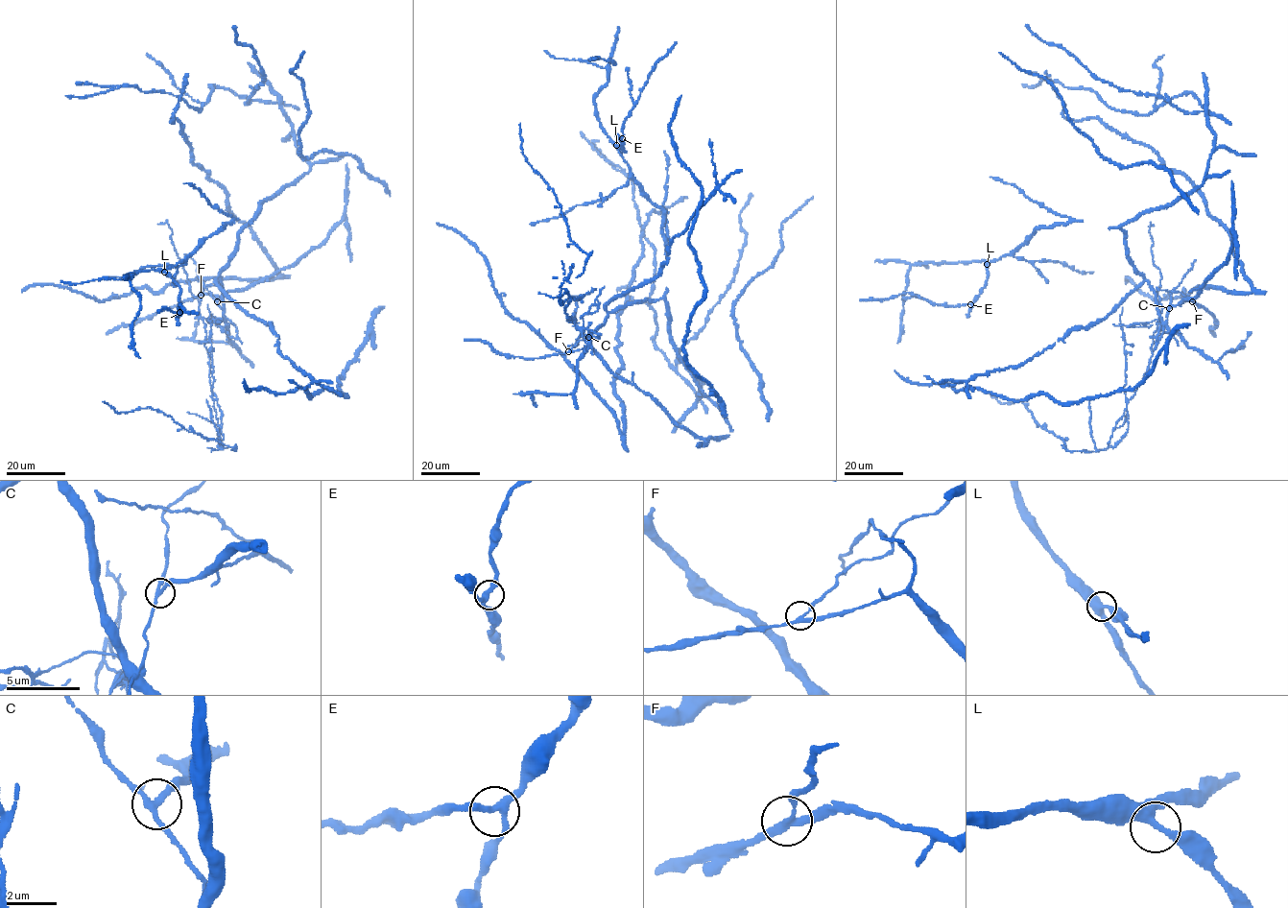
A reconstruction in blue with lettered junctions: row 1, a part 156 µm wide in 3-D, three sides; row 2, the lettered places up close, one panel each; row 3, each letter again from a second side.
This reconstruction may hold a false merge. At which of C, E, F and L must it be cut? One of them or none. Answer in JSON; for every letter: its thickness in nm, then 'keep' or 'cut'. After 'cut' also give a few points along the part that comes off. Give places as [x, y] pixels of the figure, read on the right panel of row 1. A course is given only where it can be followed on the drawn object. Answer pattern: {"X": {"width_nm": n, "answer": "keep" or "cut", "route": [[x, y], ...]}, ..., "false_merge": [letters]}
{"C": {"width_nm": 240, "answer": "cut"}, "E": {"width_nm": 280, "answer": "keep"}, "F": {"width_nm": 240, "answer": "keep"}, "L": {"width_nm": 300, "answer": "keep"}, "false_merge": ["C"]}

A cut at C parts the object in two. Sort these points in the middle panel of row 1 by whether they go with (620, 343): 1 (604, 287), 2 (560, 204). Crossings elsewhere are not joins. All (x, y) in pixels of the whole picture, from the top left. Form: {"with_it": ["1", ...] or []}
{"with_it": []}

